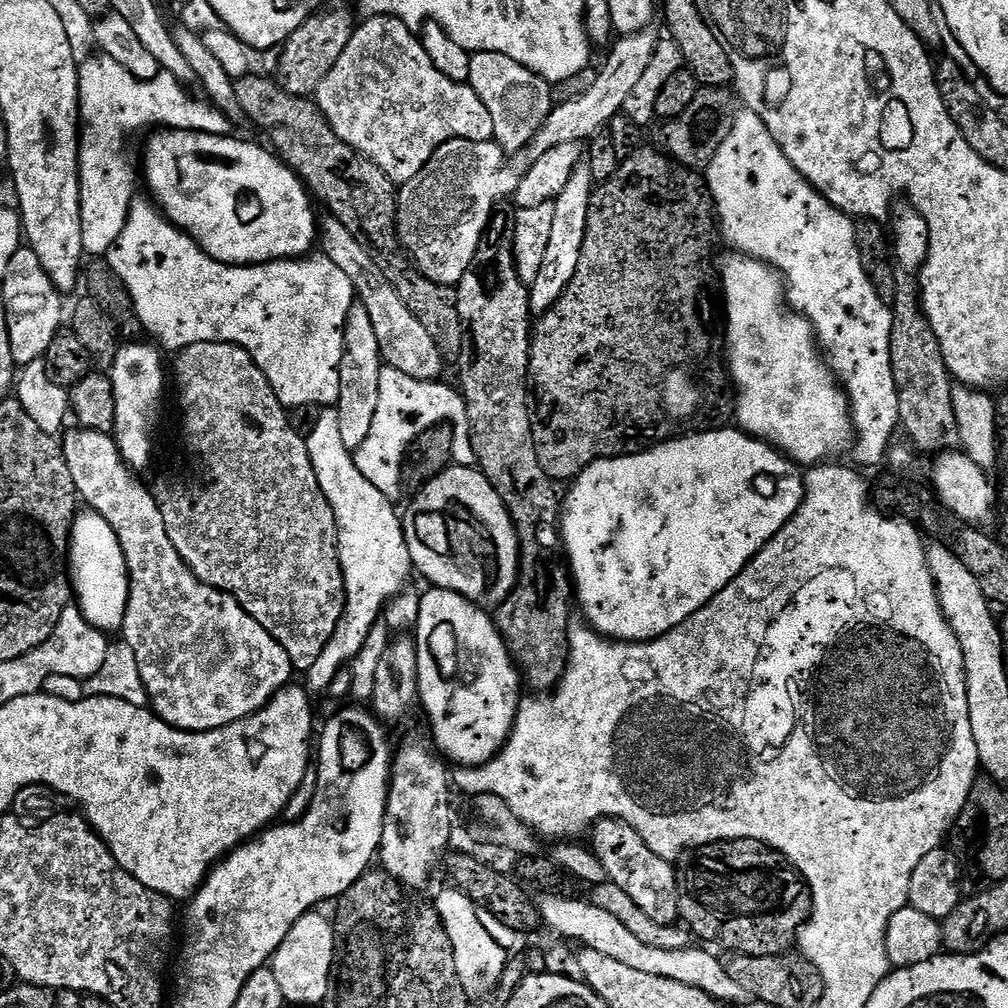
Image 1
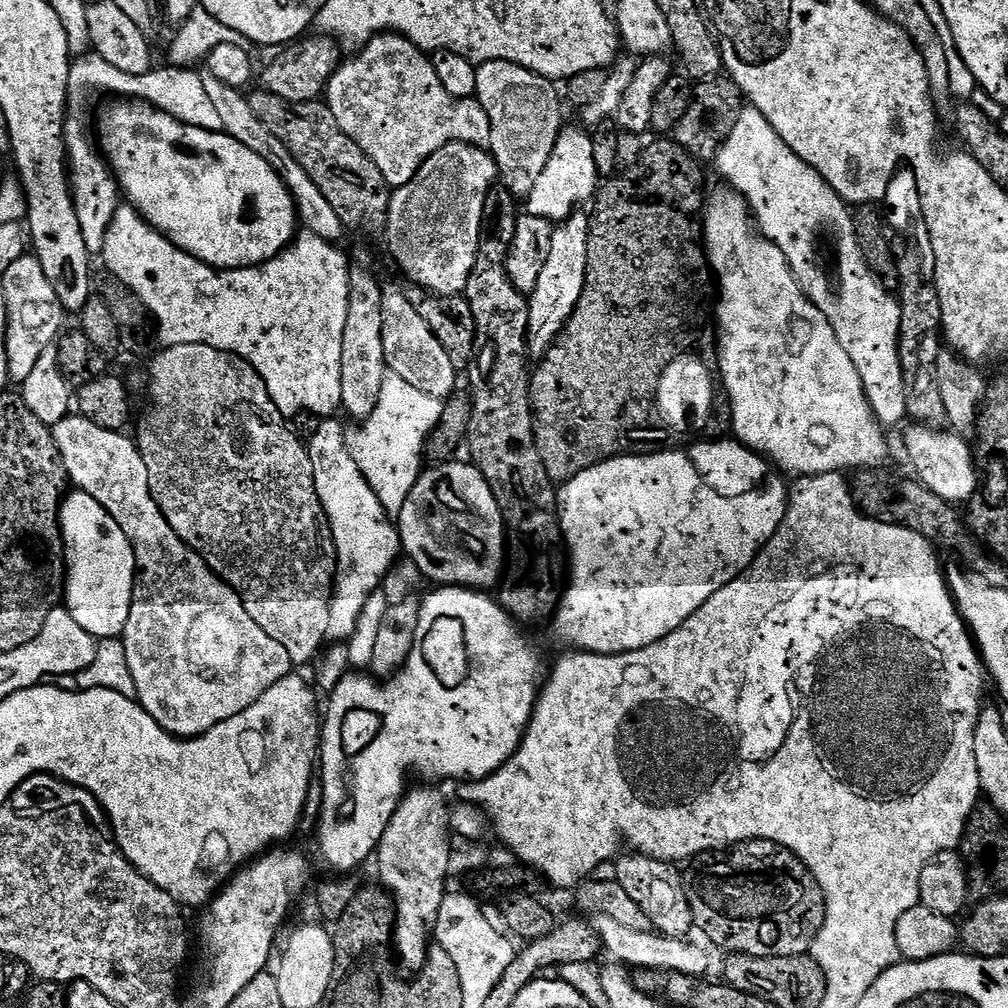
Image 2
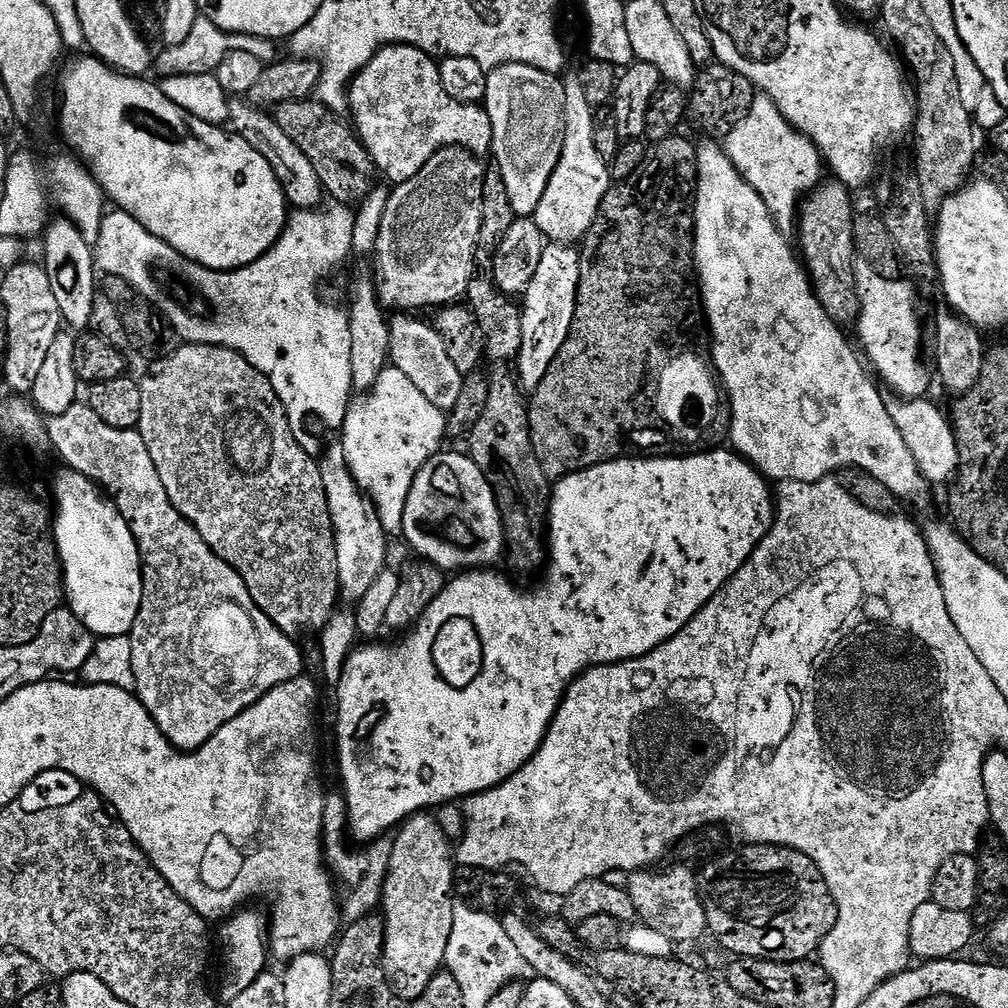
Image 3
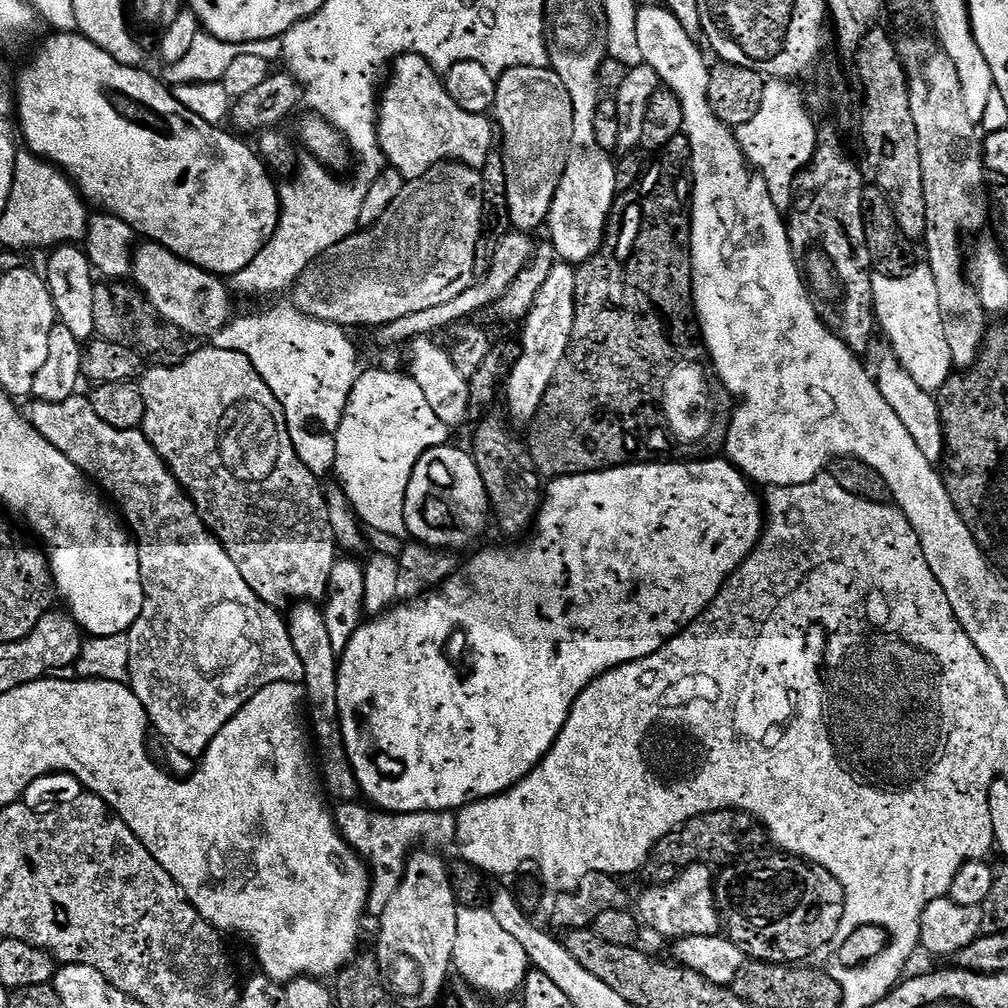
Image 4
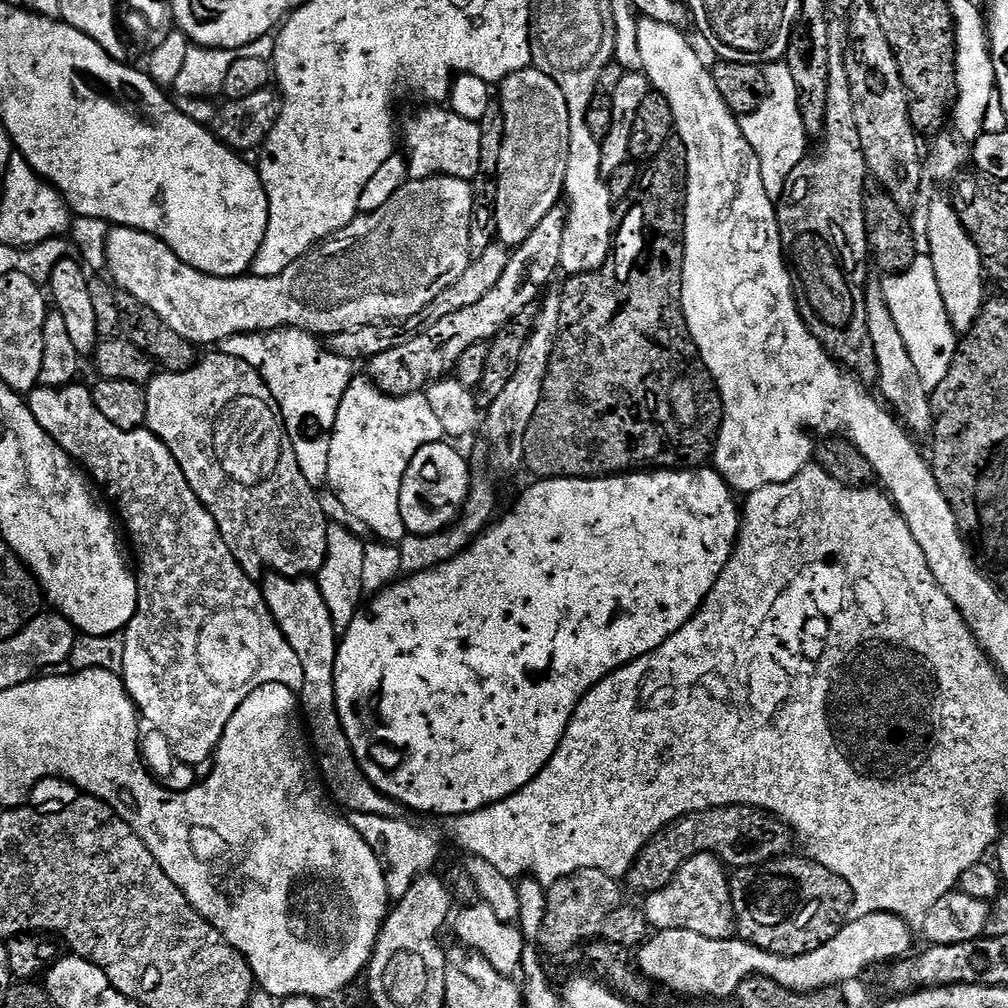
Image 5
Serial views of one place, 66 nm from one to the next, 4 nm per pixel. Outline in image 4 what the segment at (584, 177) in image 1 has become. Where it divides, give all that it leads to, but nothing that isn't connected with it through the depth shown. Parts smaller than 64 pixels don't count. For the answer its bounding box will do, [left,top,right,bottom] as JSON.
[502,262,576,426]

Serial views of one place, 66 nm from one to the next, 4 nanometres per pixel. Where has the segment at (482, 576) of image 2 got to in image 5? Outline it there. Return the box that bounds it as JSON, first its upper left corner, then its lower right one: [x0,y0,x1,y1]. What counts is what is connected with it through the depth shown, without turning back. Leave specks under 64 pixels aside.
[400,443,472,536]

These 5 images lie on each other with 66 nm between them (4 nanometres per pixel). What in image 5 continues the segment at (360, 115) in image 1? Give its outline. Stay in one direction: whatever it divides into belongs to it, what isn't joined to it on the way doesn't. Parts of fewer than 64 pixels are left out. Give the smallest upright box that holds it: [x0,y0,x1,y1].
[408,106,482,182]

